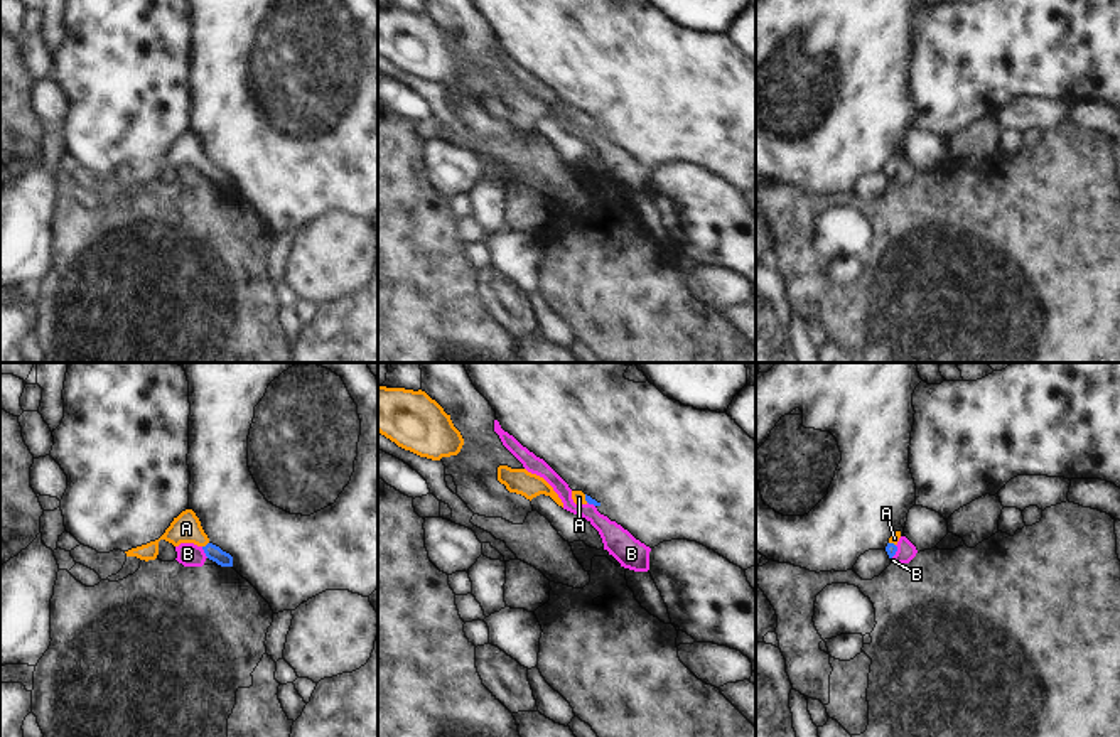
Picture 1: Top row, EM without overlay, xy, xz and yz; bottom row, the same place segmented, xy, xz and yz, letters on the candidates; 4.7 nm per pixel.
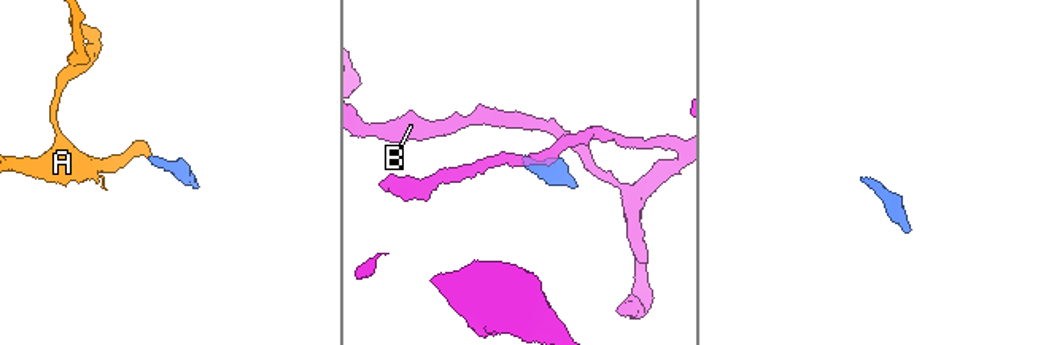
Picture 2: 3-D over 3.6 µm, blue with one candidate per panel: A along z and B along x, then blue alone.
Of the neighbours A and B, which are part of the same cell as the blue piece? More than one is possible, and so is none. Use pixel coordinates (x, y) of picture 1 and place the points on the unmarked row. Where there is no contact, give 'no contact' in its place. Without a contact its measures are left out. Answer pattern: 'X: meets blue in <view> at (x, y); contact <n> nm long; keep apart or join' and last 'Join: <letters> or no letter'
A: meets blue in xy at (206, 167); contact 40 nm long; join
B: meets blue in xy at (204, 174); contact 70 nm long; keep apart
Join: A

